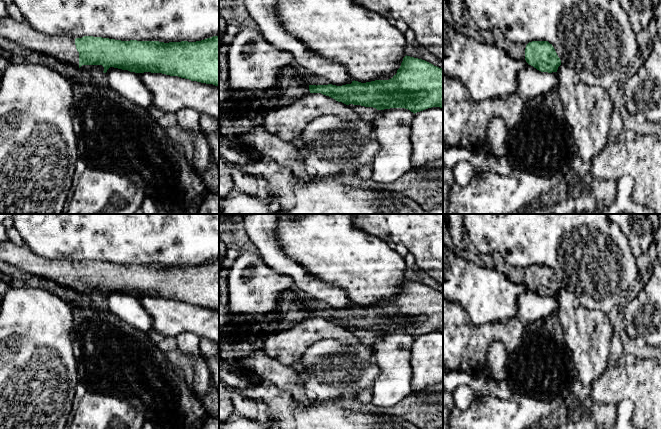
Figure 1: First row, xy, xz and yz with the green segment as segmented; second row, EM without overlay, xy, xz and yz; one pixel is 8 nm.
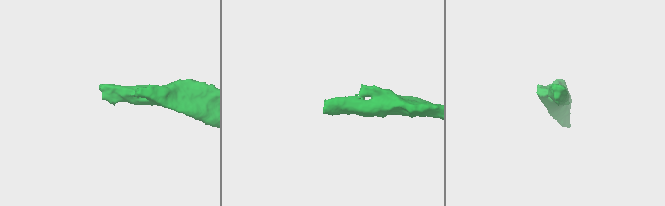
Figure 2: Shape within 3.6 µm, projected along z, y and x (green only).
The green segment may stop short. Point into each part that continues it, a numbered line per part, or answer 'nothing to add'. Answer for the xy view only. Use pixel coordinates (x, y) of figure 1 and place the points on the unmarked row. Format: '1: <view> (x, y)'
1: xy (62, 272)

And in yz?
nothing to add

